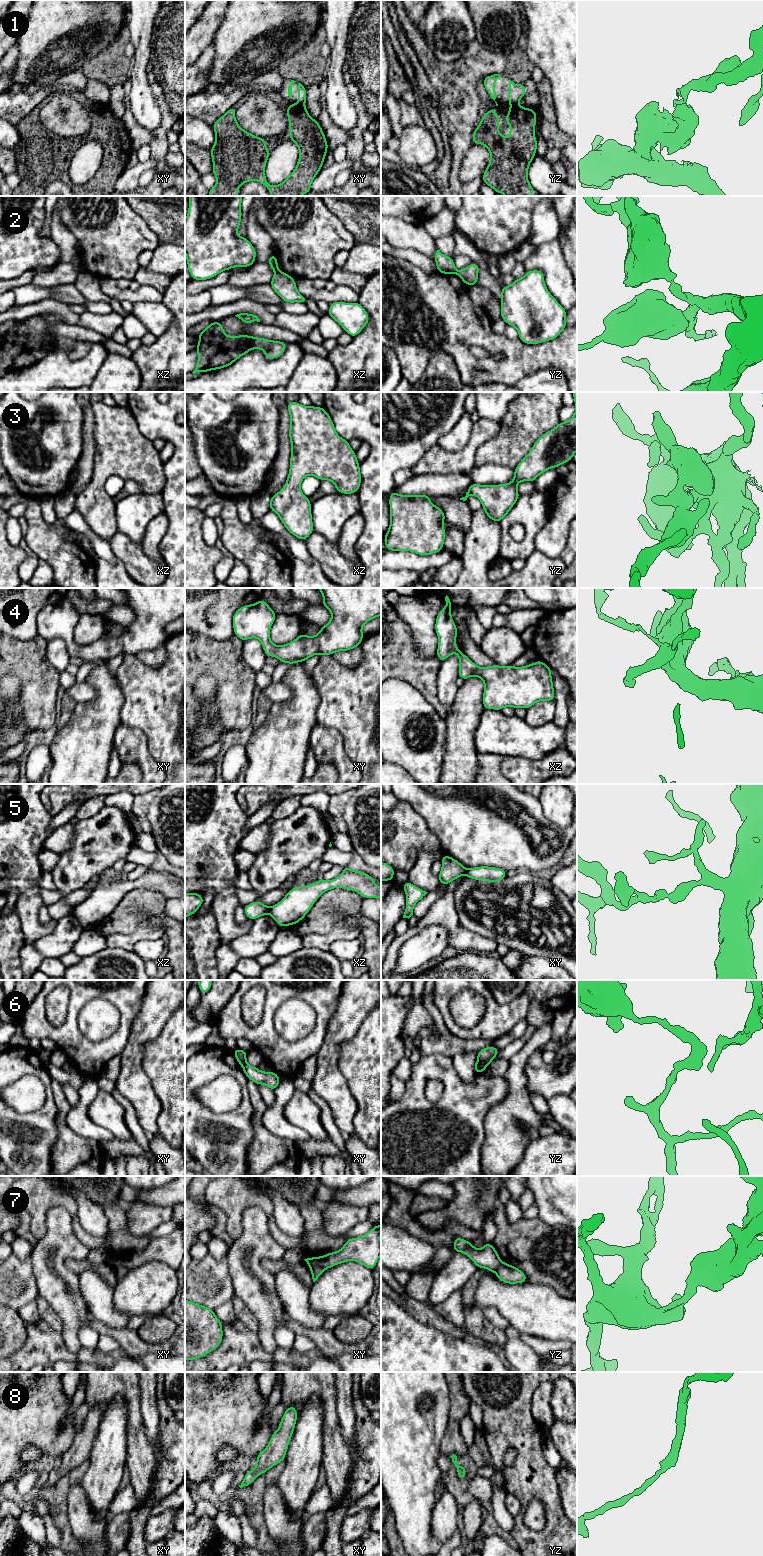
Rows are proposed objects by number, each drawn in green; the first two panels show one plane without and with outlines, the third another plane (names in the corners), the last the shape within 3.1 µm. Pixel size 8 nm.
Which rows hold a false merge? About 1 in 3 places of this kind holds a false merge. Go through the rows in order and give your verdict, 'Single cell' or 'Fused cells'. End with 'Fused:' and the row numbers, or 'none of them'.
1: Fused cells
2: Fused cells
3: Single cell
4: Single cell
5: Fused cells
6: Fused cells
7: Fused cells
8: Single cell
Fused: 1, 2, 5, 6, 7

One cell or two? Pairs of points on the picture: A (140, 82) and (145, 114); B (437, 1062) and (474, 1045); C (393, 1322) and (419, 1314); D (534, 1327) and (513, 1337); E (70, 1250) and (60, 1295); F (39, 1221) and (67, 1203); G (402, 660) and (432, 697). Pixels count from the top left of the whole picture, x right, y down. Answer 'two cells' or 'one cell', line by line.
A: one cell
B: two cells
C: two cells
D: two cells
E: one cell
F: one cell
G: one cell

